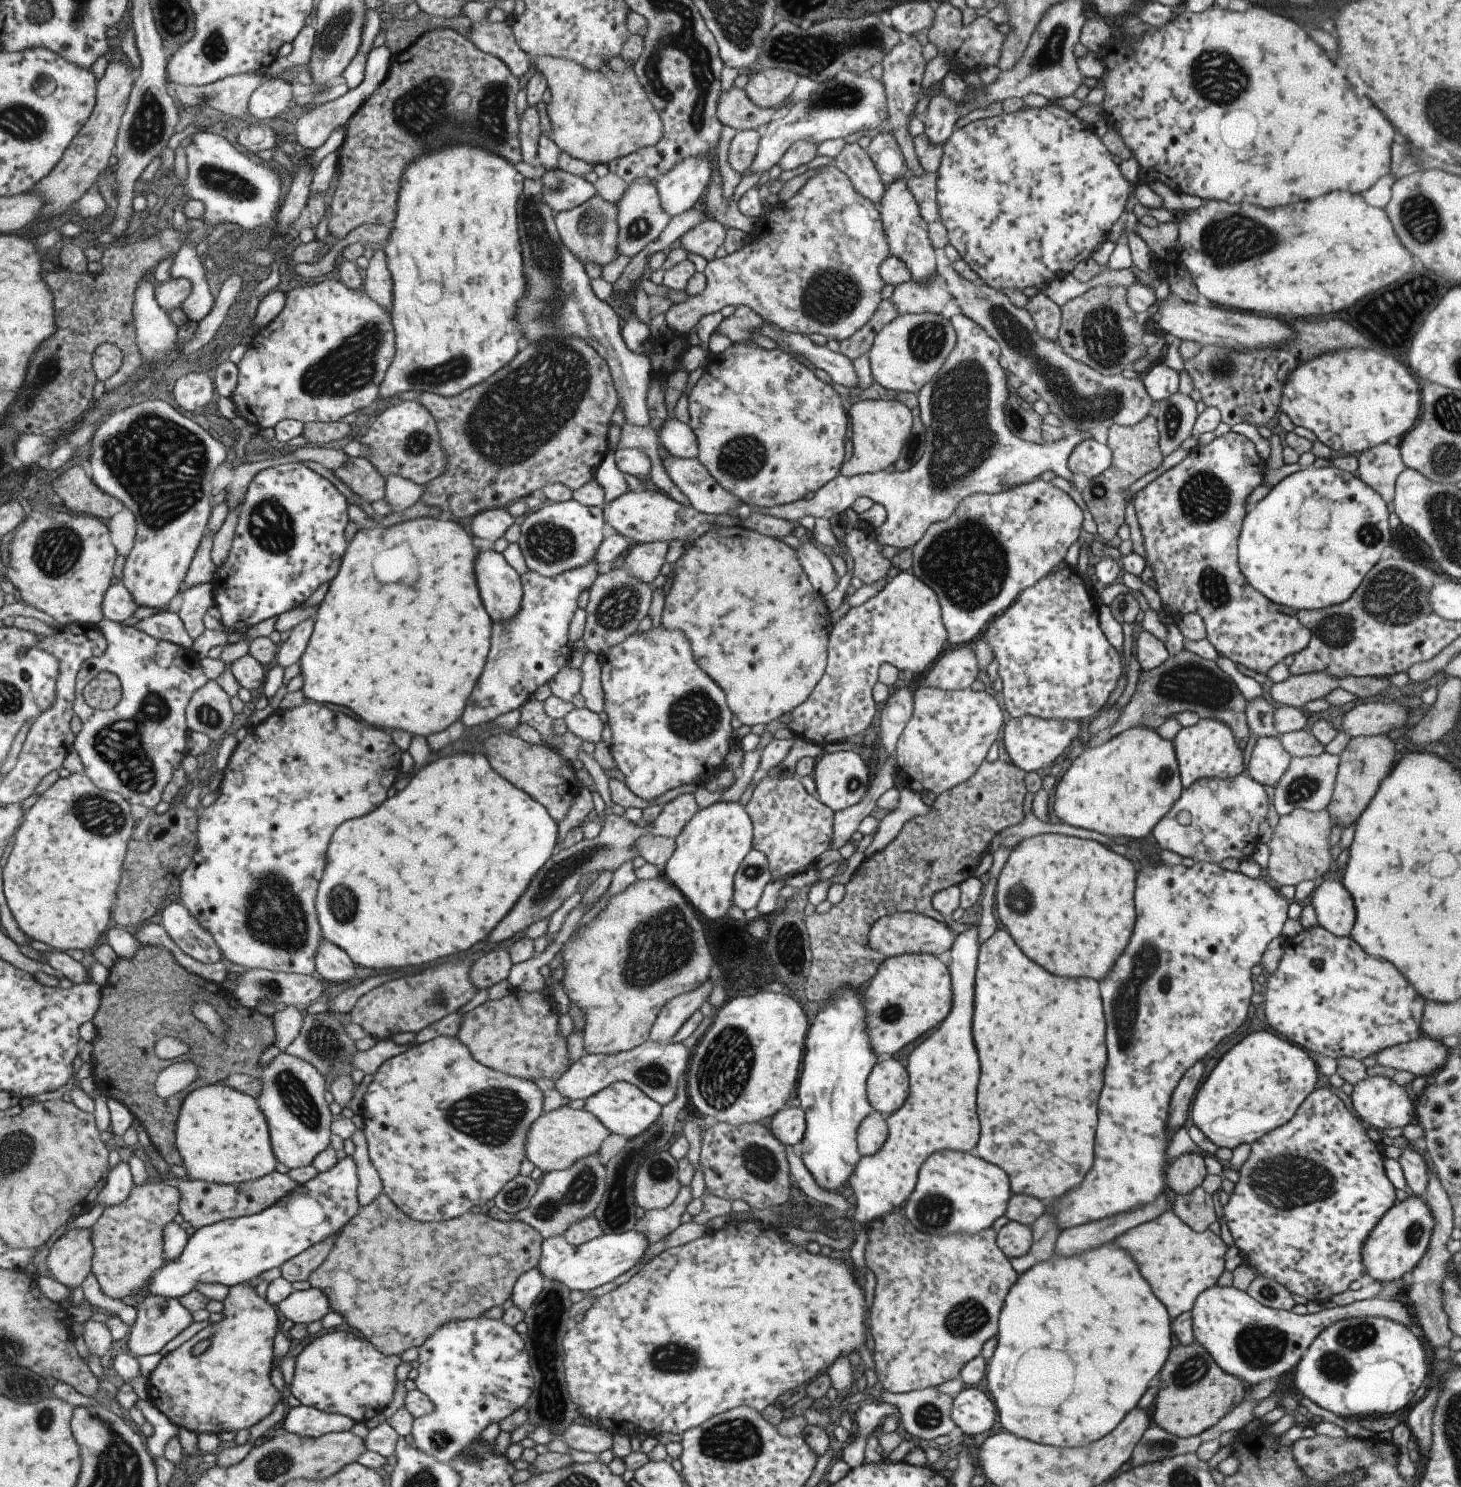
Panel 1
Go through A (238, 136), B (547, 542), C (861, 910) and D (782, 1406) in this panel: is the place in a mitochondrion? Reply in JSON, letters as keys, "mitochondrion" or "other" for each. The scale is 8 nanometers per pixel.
{"A":"other","B":"mitochondrion","C":"mitochondrion","D":"other"}

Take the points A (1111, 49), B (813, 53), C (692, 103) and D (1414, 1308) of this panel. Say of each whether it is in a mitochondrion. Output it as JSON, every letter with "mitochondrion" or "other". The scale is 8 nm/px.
{"A":"other","B":"mitochondrion","C":"mitochondrion","D":"other"}

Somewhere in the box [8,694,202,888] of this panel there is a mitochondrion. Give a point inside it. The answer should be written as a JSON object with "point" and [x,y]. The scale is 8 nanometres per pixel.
{"point":[100,816]}

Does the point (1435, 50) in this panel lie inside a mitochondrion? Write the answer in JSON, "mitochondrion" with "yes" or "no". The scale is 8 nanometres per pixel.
{"mitochondrion":"no"}

